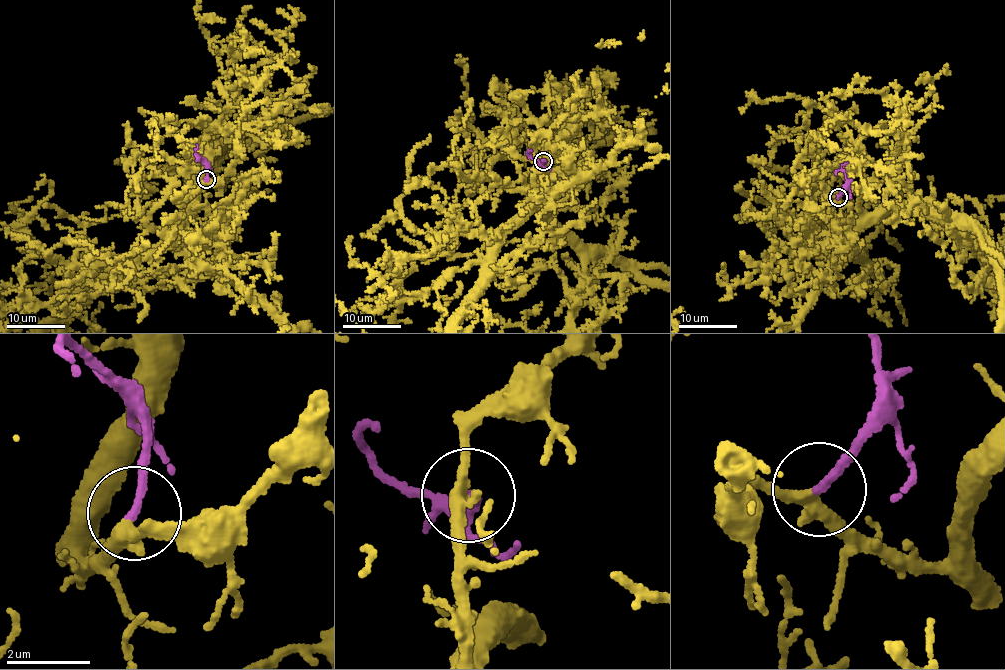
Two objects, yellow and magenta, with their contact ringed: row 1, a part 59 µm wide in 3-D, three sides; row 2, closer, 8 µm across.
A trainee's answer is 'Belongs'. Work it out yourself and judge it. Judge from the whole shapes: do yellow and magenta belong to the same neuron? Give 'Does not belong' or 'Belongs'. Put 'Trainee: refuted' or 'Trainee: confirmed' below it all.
Belongs
Trainee: confirmed

